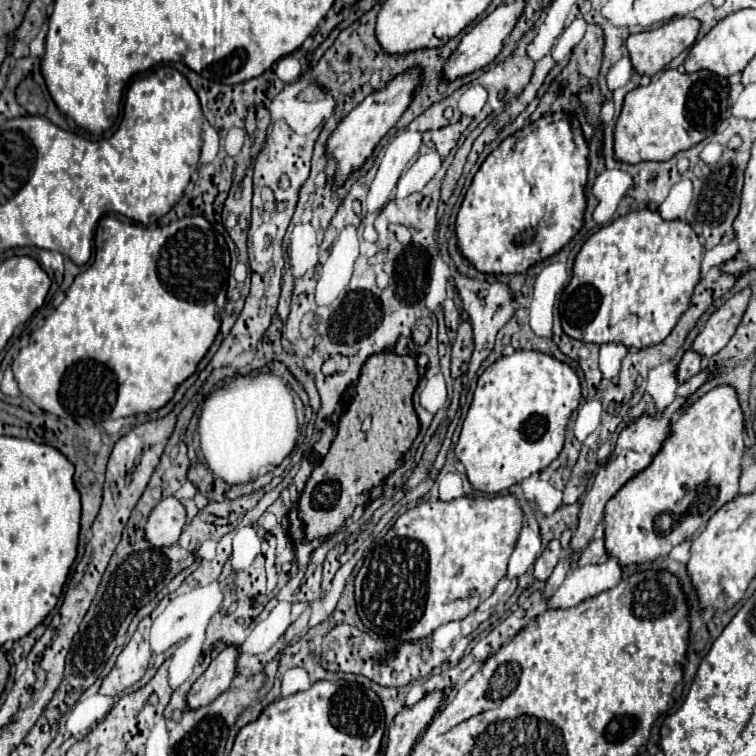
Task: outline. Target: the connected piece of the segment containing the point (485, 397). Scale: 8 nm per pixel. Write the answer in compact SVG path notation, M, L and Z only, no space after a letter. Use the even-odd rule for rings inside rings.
M515 350L511 356L497 358L477 380L473 402L455 446L455 456L465 466L471 486L487 494L499 494L501 490L545 470L563 448L565 426L569 424L571 412L579 406L579 400L581 384L577 372L551 354L539 350Z

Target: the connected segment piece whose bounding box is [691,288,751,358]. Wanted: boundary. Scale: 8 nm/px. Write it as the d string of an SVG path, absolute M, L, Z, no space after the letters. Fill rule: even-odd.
M743 288L741 292L733 294L727 302L723 302L705 322L703 330L699 332L699 336L693 342L693 350L701 356L713 356L719 350L723 350L727 346L727 342L731 340L731 336L735 334L741 316L747 308L751 296L751 288Z

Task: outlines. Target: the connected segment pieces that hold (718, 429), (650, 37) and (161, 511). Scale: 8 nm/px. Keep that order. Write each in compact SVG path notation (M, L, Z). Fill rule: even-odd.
M715 386L695 400L677 420L671 422L671 432L651 464L635 474L605 506L605 546L621 566L653 562L671 552L673 546L691 538L707 520L729 500L739 494L739 474L743 458L743 410L733 386Z
M673 18L673 20L669 20L667 24L663 24L663 26L655 28L655 30L631 34L625 40L625 46L627 46L633 68L639 74L653 76L653 74L661 72L675 56L679 56L683 50L693 46L697 34L699 34L699 20L695 20L695 18Z
M169 496L163 498L149 514L145 524L145 536L155 548L171 546L179 540L185 526L185 508L183 504Z

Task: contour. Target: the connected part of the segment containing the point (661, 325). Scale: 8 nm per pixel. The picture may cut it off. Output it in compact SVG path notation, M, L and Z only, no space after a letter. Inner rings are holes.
M653 208L633 210L619 216L611 224L599 228L575 256L573 276L563 290L559 304L563 332L581 342L621 342L627 348L647 348L663 342L691 302L693 290L701 278L701 260L703 246L689 222L663 220Z

